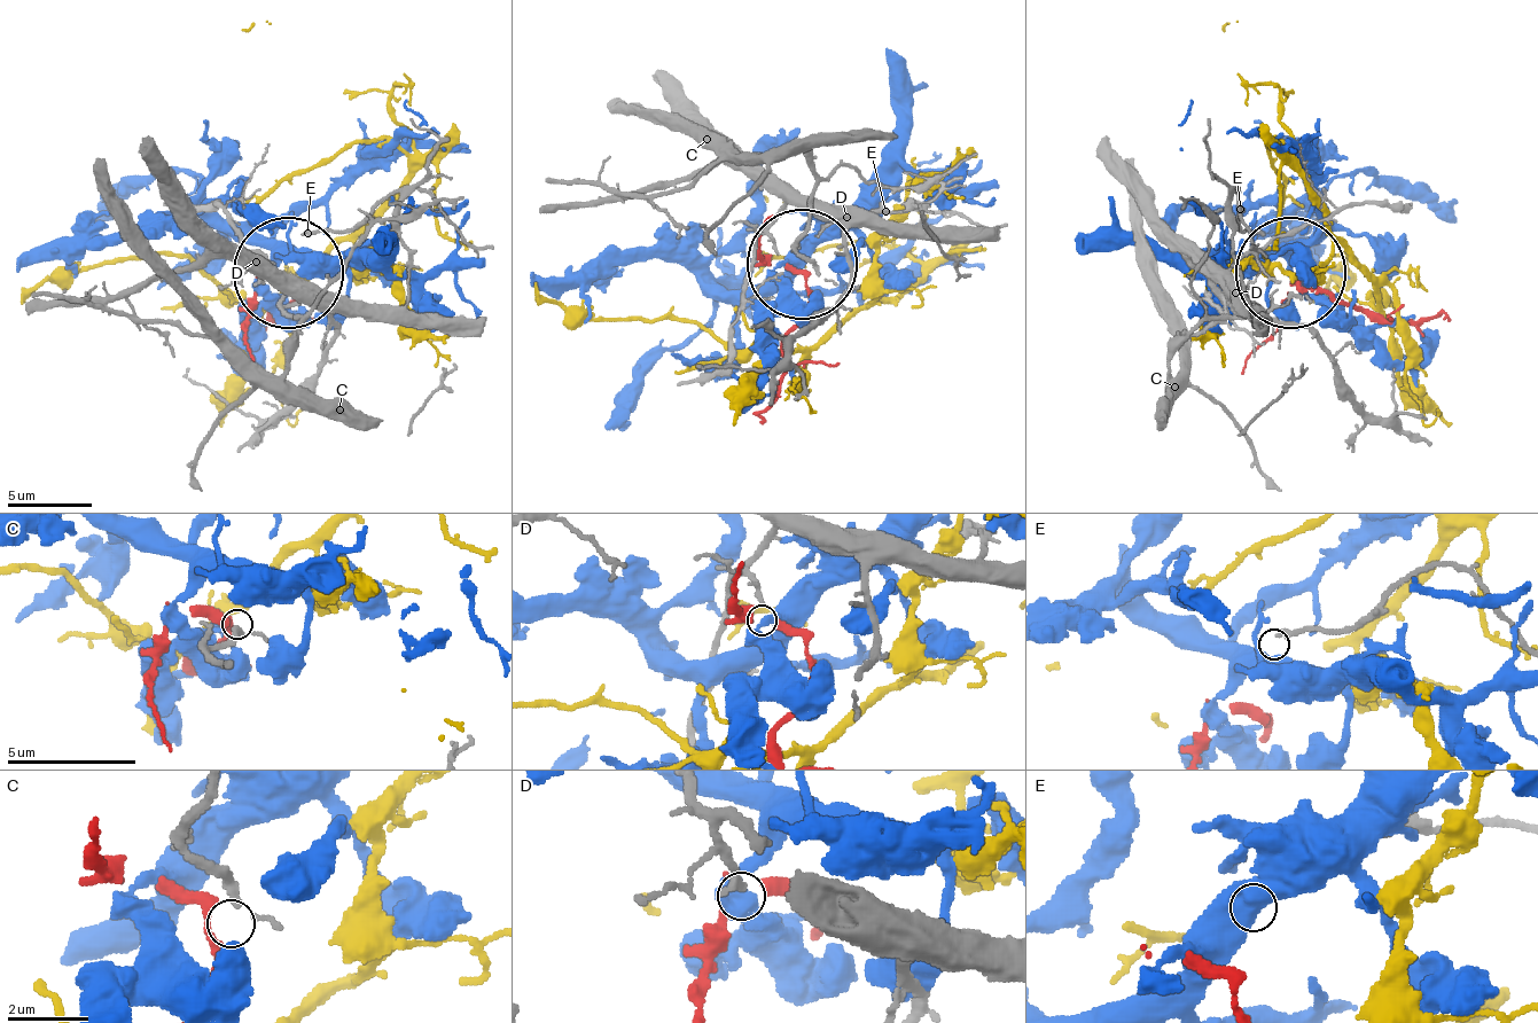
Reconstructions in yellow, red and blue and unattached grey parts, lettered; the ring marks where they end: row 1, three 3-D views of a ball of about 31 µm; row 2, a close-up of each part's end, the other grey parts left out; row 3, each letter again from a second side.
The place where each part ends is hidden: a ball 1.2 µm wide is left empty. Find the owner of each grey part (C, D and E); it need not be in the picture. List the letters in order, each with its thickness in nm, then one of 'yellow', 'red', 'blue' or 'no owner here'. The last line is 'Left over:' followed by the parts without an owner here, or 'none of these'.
C: 170 nm thick; no owner here
D: 190 nm thick; red
E: 200 nm thick; no owner here
Left over: C, E

